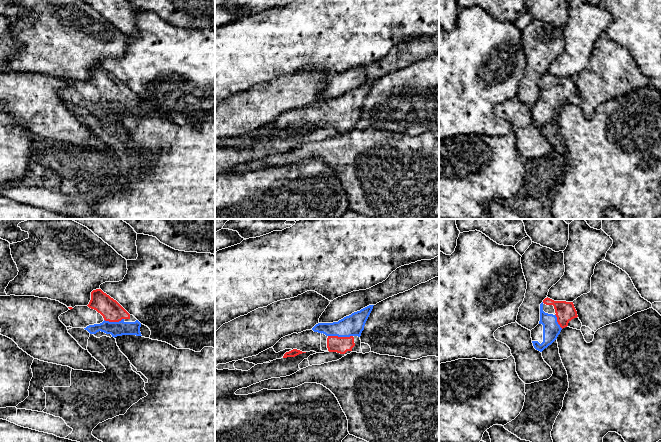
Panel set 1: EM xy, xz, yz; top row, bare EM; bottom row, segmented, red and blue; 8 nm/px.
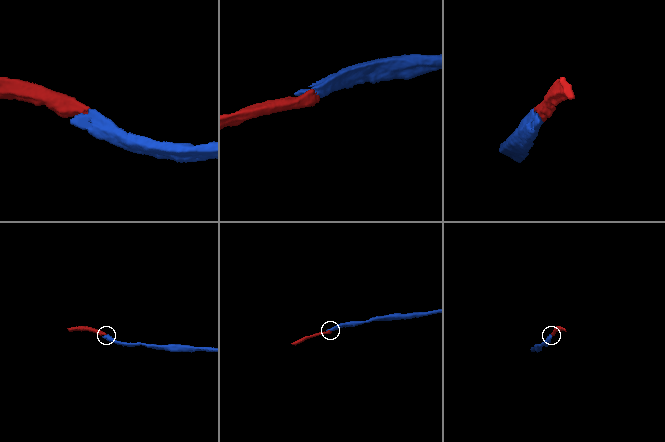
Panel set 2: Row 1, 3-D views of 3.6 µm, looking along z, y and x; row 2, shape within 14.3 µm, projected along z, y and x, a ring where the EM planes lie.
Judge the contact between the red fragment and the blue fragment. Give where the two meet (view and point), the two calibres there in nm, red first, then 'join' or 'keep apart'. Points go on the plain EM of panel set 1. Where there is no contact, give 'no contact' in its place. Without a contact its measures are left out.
meets red in xz at (340, 113); 130 nm thick on the red side, 170 nm on the other; join

